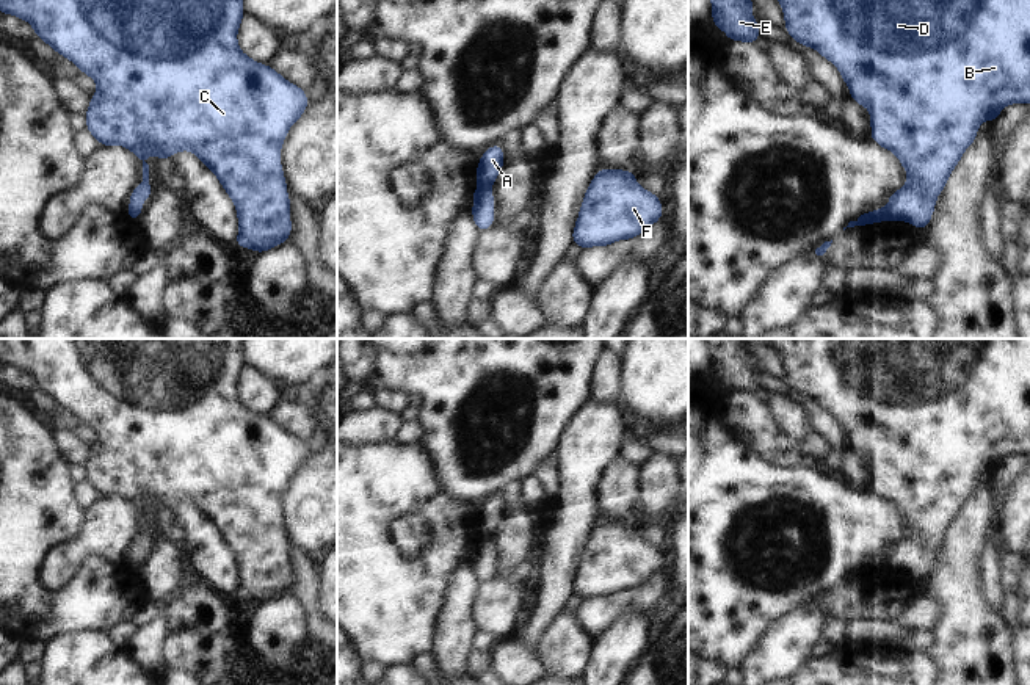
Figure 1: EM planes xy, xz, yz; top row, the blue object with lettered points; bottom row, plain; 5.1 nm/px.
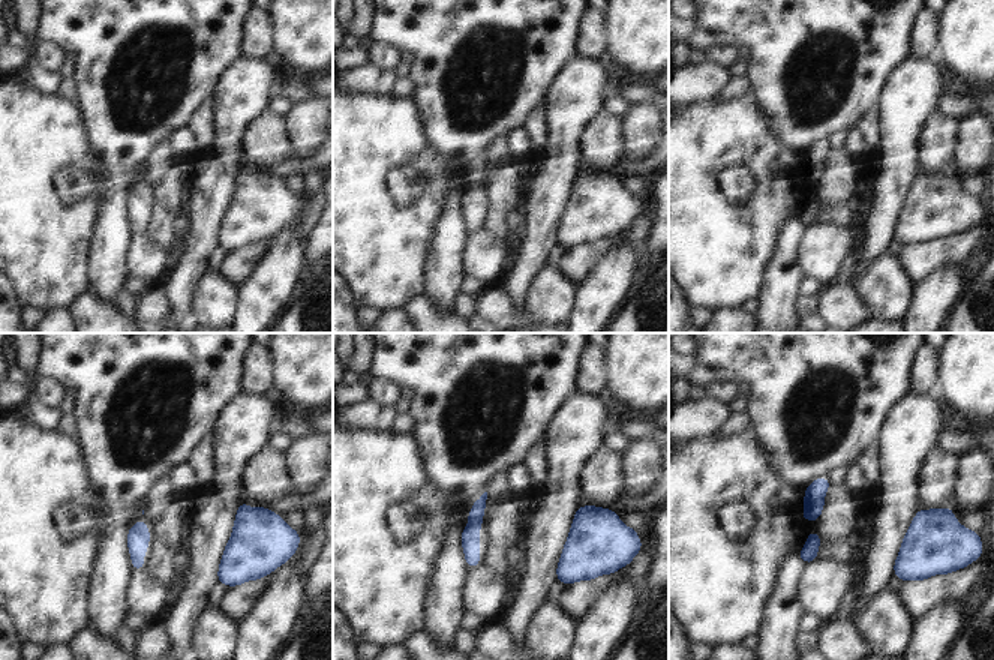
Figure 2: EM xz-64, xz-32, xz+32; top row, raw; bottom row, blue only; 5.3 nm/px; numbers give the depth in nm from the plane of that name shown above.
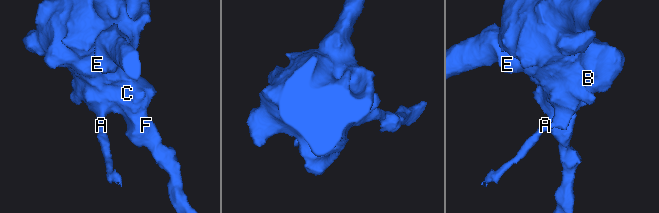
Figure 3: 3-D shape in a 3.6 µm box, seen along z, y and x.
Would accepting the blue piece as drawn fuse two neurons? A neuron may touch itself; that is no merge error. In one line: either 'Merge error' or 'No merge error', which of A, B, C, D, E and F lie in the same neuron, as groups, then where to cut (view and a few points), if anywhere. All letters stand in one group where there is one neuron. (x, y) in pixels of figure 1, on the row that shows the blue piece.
Merge error. Groups: A / B C D E F. Split along xz (478, 185), (489, 187).

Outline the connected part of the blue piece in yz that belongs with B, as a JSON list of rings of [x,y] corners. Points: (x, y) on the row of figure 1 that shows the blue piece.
[[[779,0],[779,3],[785,19],[785,31],[792,36],[793,41],[806,47],[815,49],[821,56],[829,60],[839,69],[843,82],[850,89],[853,100],[858,105],[862,105],[870,110],[872,141],[878,143],[886,150],[894,152],[898,157],[901,166],[908,171],[906,183],[894,194],[887,196],[889,199],[889,205],[886,207],[887,219],[908,221],[916,229],[927,229],[936,207],[936,198],[944,191],[944,187],[952,171],[959,163],[964,150],[975,141],[980,124],[985,119],[994,122],[999,113],[1010,103],[1030,105],[1030,0]]]

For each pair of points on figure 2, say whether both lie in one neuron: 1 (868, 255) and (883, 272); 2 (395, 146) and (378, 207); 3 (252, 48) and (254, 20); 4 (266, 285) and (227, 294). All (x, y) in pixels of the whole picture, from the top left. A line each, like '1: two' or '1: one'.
1: two
2: one
3: one
4: two

